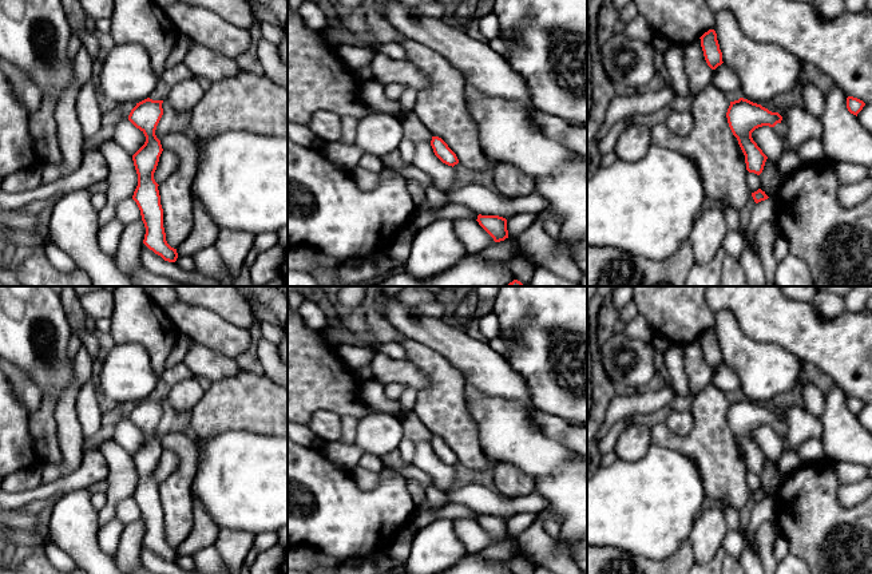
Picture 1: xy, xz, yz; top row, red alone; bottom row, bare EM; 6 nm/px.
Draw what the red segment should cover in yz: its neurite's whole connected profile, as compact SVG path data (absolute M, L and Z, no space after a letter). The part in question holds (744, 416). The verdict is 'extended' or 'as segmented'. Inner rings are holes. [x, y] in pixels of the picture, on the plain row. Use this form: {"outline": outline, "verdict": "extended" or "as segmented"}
{"outline": "M740 397L730 401L726 412L729 427L737 438L745 455L746 470L760 475L764 470L768 456L752 438L752 432L762 425L773 427L780 436L785 436L788 427L781 421L778 412L772 412L761 404Z", "verdict": "extended"}

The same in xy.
{"outline": "M147 397L136 403L128 415L128 420L146 436L144 444L132 455L138 474L138 486L132 499L140 510L146 527L143 543L165 561L175 562L178 553L166 541L159 484L154 479L154 472L163 451L160 440L155 435L156 425L163 415L162 403L163 400Z", "verdict": "as segmented"}

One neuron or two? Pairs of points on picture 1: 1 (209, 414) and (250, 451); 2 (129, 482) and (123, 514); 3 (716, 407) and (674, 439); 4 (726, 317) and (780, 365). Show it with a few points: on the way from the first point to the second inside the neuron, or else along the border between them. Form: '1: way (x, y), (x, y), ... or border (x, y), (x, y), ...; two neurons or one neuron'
1: border (258, 432), (224, 431), (203, 440), (197, 439); two neurons
2: border (131, 497), (123, 498), (117, 505), (115, 517); two neurons
3: way (710, 419), (690, 440), (686, 440); one neuron
4: way (730, 333), (764, 365); one neuron

